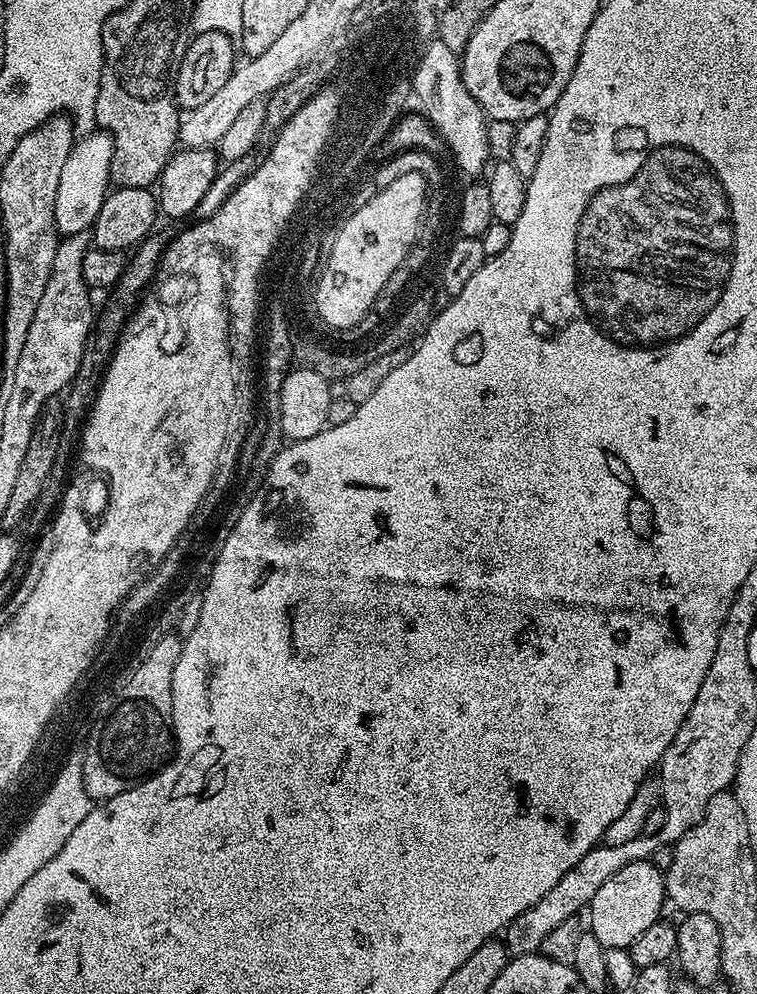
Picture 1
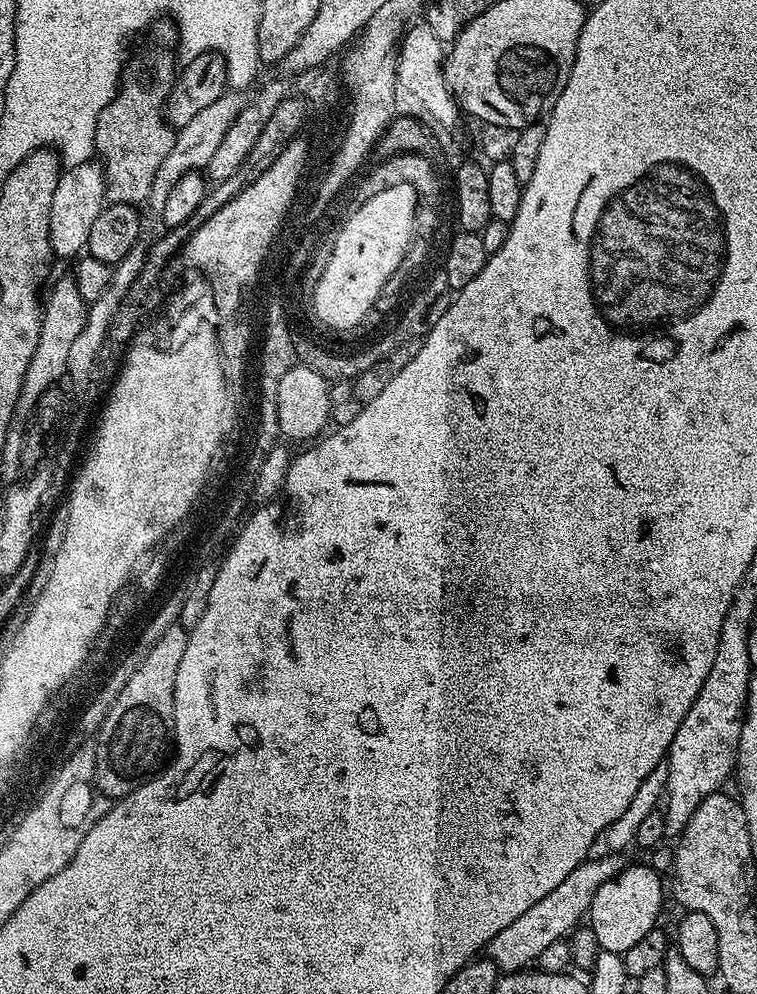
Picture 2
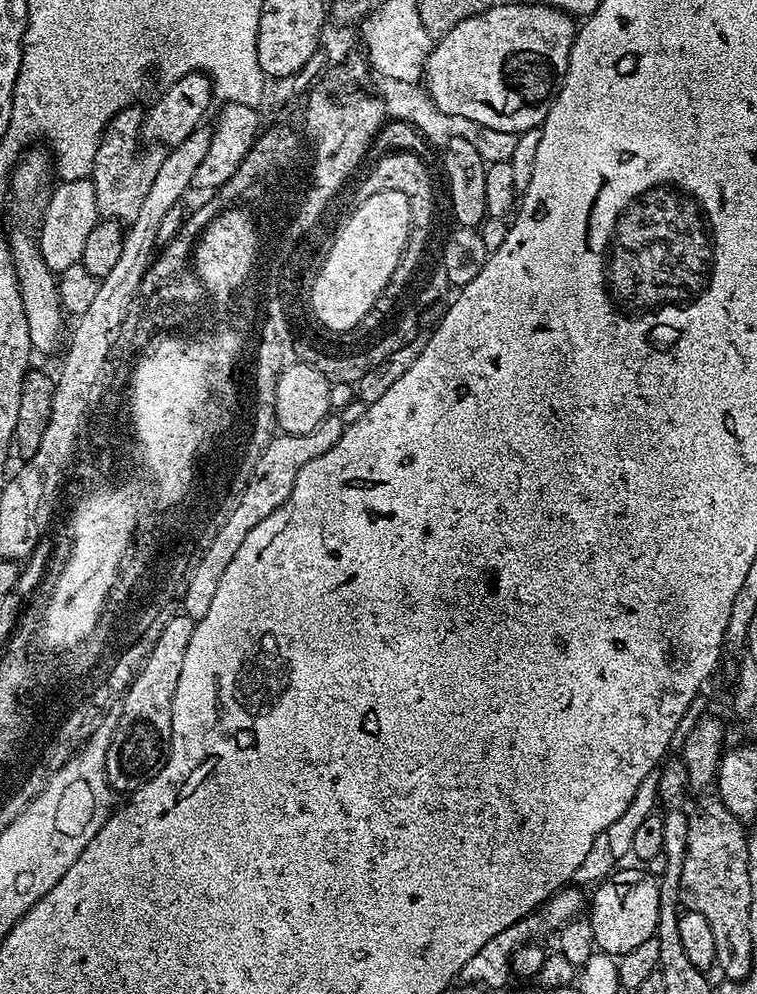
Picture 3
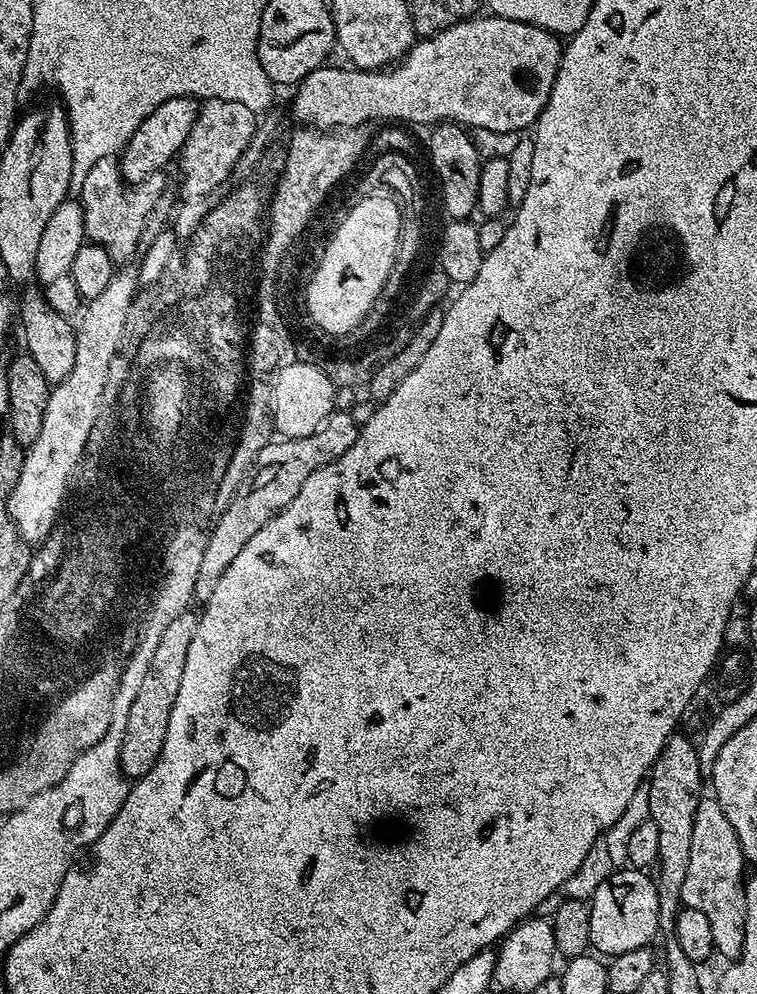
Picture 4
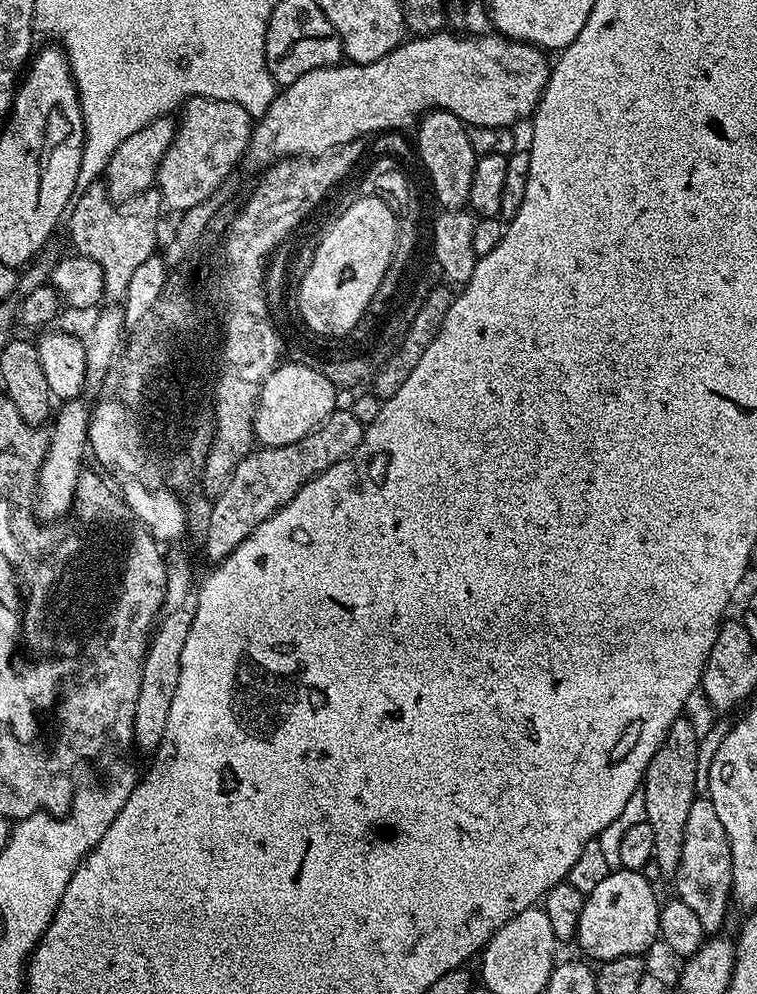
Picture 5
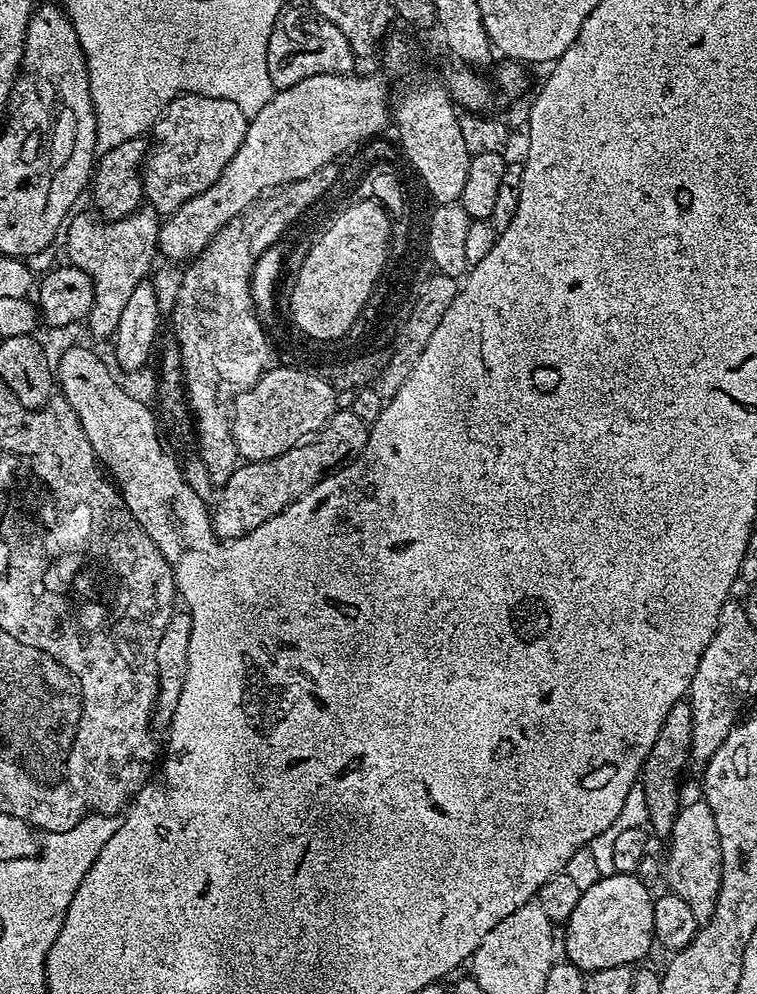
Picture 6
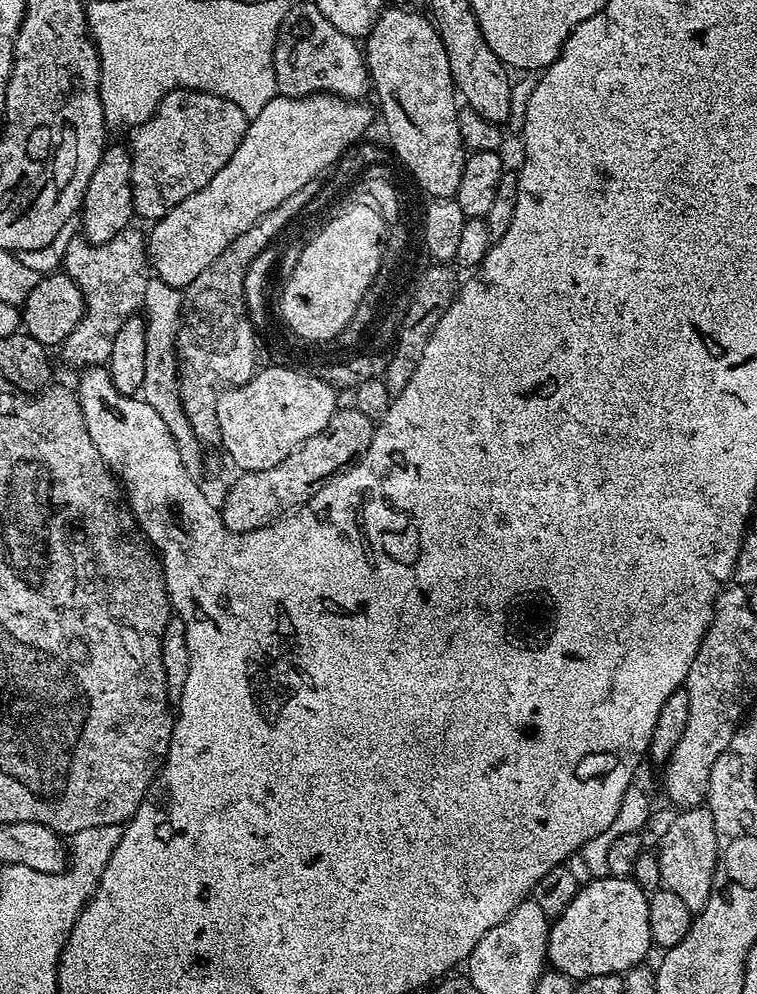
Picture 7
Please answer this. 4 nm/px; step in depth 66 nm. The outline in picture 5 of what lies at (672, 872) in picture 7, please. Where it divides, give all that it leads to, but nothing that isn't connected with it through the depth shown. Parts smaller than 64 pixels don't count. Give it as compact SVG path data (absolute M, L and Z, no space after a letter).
M698 798L690 806L690 815L686 817L686 839L682 844L682 862L676 871L674 881L675 895L702 921L705 933L716 934L721 931L724 919L728 916L728 908L732 904L732 863L730 862L730 838L726 829L722 827L722 821L714 811L712 801L707 798Z

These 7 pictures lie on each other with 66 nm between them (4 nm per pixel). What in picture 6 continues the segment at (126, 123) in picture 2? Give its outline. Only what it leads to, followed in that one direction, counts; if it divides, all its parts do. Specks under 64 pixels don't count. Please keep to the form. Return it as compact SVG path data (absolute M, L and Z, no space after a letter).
M147 206L126 218L107 222L95 215L92 217L79 212L67 221L62 244L64 240L64 248L68 251L67 263L80 268L92 279L94 302L88 311L86 327L96 336L111 337L118 326L118 318L122 318L122 310L130 294L134 294L134 286L145 283L146 277L153 271L152 259L158 256L161 221L158 213Z

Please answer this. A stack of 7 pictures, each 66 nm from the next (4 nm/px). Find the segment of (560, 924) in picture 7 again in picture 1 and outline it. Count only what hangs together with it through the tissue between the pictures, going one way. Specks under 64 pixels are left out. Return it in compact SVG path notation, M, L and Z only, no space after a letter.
M645 858L622 866L622 870L618 870L614 878L606 878L598 894L594 894L586 909L586 924L604 949L629 948L634 938L639 938L649 926L661 919L663 912L660 911L666 905L665 873L661 869L659 872L652 862Z

